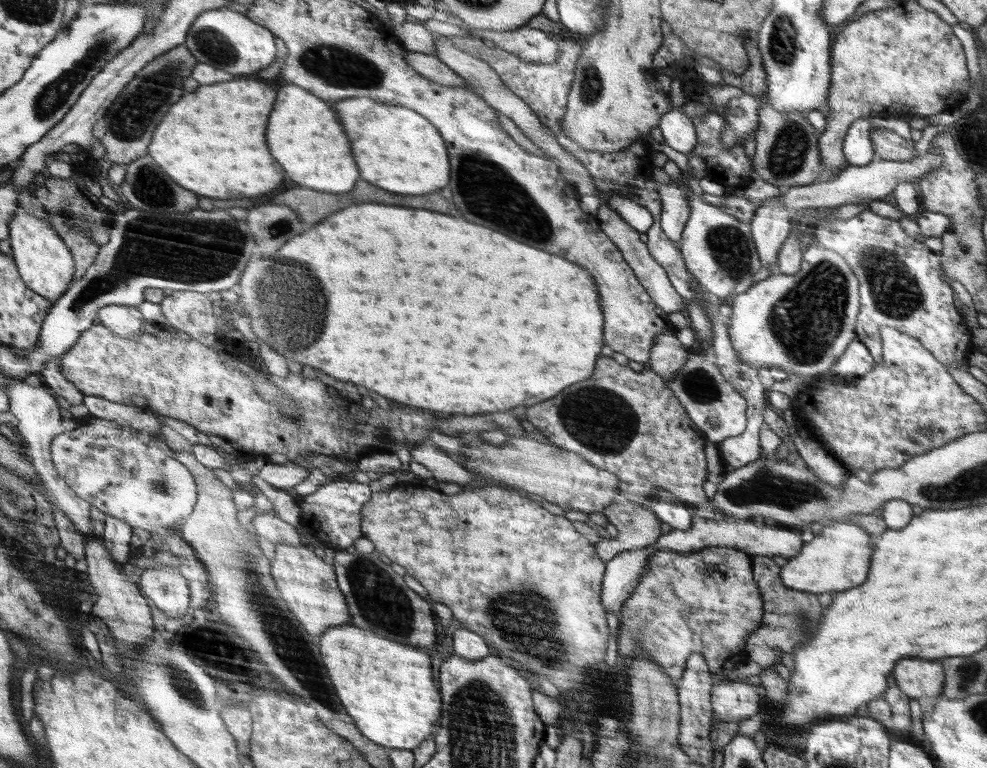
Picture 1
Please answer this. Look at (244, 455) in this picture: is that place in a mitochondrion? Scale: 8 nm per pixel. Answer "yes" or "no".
no

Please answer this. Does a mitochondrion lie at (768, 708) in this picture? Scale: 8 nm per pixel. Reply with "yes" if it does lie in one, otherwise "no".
no

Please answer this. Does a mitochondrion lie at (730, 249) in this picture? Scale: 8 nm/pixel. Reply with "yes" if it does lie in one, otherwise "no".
yes

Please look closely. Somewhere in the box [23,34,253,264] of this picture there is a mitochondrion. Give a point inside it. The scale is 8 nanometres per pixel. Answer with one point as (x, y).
(134, 115)

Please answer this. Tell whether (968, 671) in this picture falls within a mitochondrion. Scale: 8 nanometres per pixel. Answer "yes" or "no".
yes

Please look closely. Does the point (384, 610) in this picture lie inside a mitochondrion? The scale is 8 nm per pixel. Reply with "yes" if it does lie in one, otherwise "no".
yes

